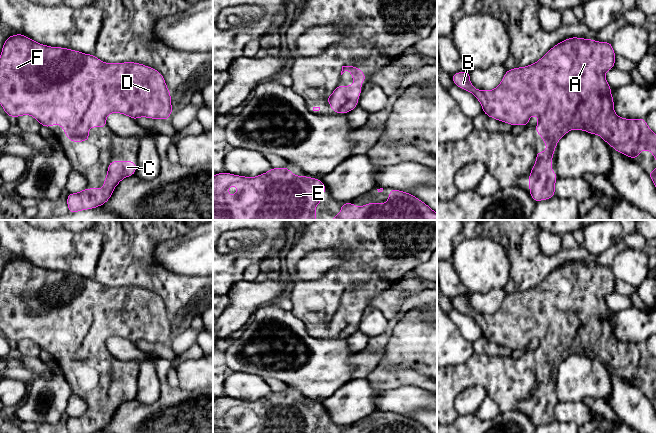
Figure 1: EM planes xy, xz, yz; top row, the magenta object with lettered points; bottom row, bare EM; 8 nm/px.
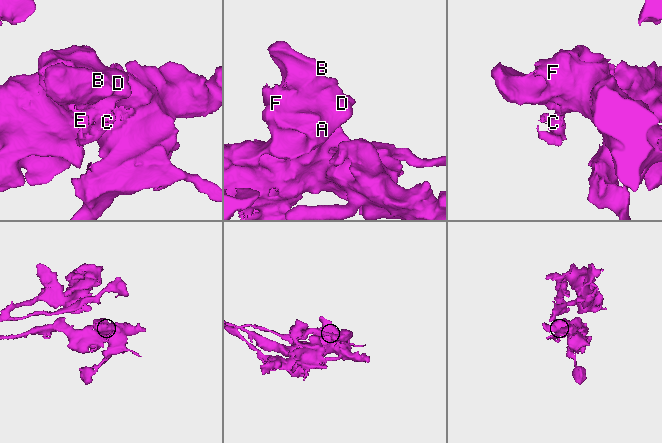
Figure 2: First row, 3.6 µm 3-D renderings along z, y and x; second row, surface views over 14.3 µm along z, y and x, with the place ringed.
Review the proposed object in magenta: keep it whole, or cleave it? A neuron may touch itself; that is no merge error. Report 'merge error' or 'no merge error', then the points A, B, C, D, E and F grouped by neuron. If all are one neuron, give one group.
no merge error | A B C D E F

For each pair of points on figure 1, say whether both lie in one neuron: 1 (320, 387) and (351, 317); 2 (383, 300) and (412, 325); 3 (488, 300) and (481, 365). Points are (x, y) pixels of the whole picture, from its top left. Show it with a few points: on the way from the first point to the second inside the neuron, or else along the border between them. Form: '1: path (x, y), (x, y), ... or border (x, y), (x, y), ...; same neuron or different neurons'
1: border (338, 337), (344, 338); different neurons
2: border (407, 312), (400, 319); different neurons
3: border (504, 297), (492, 313), (477, 313), (469, 305); different neurons

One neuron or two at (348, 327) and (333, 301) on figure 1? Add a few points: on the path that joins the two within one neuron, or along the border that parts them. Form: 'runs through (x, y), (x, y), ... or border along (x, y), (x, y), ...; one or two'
runs through (342, 321), (333, 312), (333, 307); one

